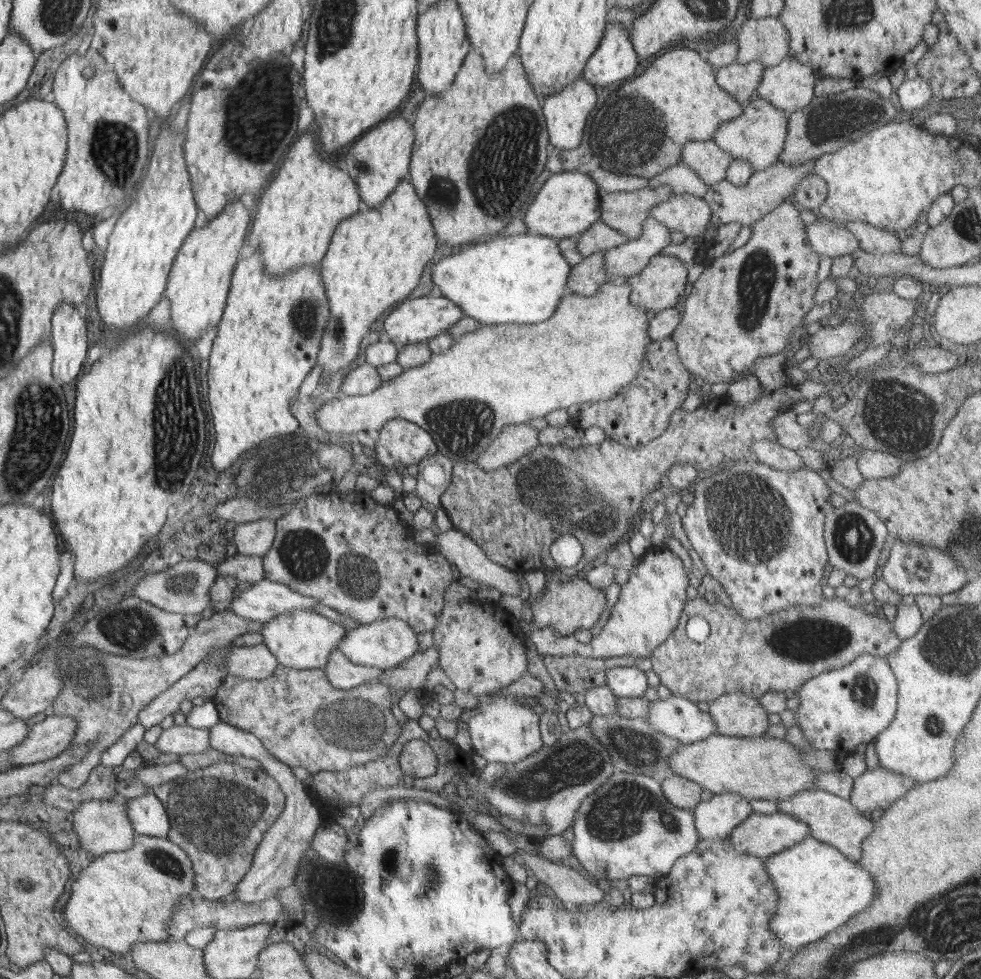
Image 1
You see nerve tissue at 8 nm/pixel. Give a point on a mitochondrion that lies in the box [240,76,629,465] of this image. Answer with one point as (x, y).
(506, 156)

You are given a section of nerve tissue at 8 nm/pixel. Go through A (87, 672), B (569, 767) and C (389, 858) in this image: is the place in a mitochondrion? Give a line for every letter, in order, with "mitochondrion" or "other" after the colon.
A: mitochondrion
B: mitochondrion
C: mitochondrion

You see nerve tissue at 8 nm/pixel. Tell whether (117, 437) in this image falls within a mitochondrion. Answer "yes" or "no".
no

